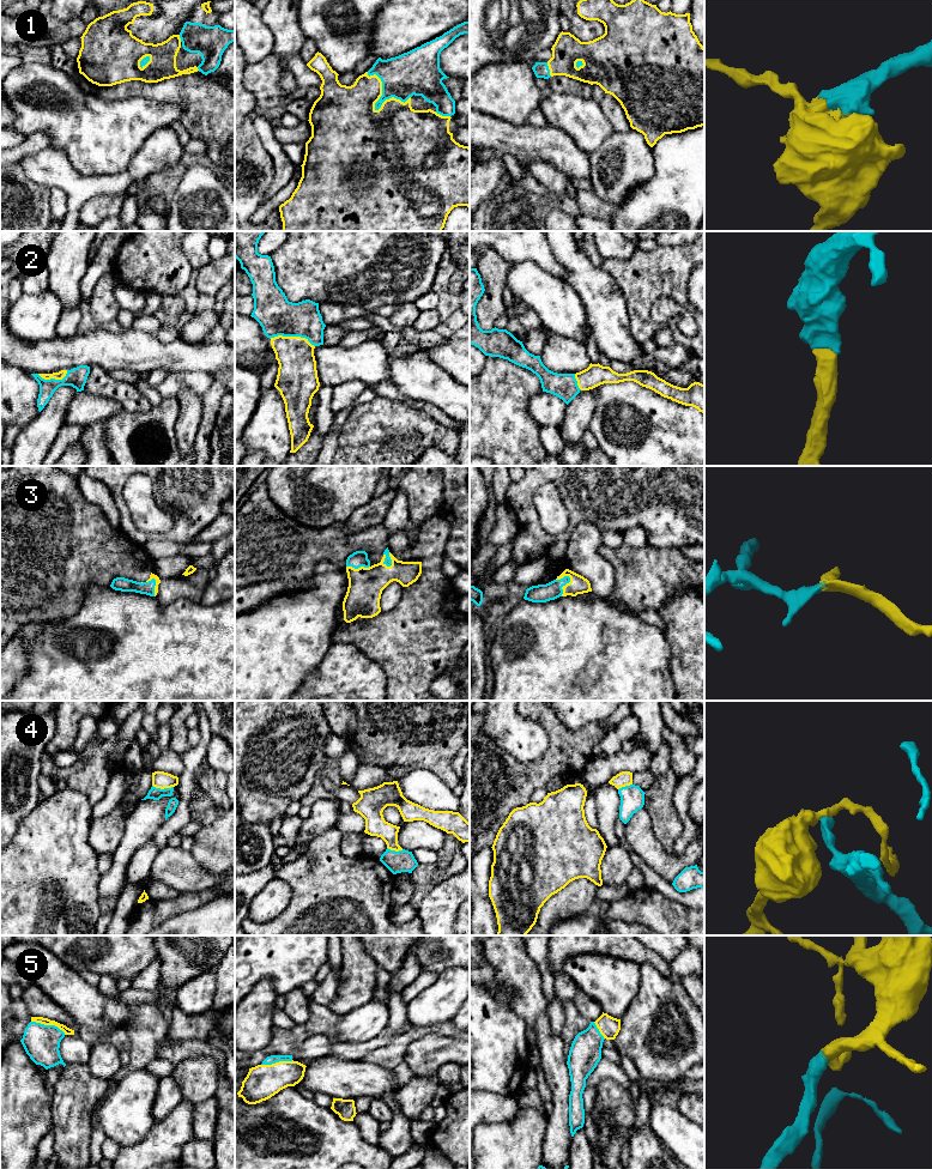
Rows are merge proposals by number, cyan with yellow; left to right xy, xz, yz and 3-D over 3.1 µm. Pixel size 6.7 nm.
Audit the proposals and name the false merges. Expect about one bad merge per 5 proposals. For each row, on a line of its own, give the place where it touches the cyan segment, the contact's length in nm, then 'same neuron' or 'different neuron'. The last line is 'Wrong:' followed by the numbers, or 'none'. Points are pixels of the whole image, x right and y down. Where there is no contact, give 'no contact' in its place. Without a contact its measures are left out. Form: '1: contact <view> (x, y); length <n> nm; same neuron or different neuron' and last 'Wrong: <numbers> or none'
1: contact xz (375, 104); length 340 nm; same neuron
2: contact xz (292, 335); length 300 nm; same neuron
3: contact yz (564, 585); length 150 nm; same neuron
4: contact xy (164, 788); length 140 nm; different neuron
5: contact xy (48, 1025); length 240 nm; same neuron
Wrong: 4

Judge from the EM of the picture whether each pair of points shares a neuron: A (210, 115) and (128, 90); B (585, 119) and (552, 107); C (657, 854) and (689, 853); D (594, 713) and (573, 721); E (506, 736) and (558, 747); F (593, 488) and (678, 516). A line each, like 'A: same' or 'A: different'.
A: same
B: same
C: same
D: same
E: different
F: same

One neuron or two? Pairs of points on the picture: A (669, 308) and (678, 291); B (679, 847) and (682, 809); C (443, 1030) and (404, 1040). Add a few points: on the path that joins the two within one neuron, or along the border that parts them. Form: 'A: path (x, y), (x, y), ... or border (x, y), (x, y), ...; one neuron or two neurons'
A: border (651, 310), (659, 298), (670, 296), (691, 314); two neurons
B: path (687, 837), (688, 822), (685, 818); one neuron
C: path (434, 1029), (413, 1034); one neuron

